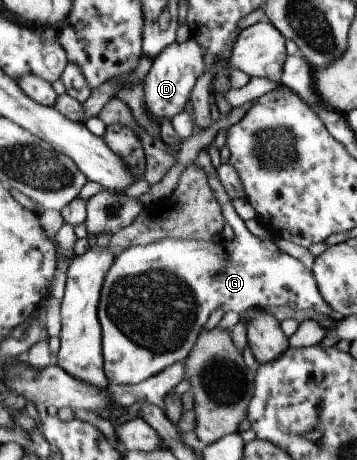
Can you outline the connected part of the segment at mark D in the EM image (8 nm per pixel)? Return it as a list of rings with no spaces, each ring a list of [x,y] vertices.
[[[188,38],[181,43],[170,44],[157,58],[155,64],[145,77],[145,102],[149,108],[149,114],[155,124],[161,124],[163,120],[172,121],[174,116],[181,114],[191,98],[191,92],[195,88],[195,82],[207,71],[205,68],[207,48],[199,44],[199,40]]]

